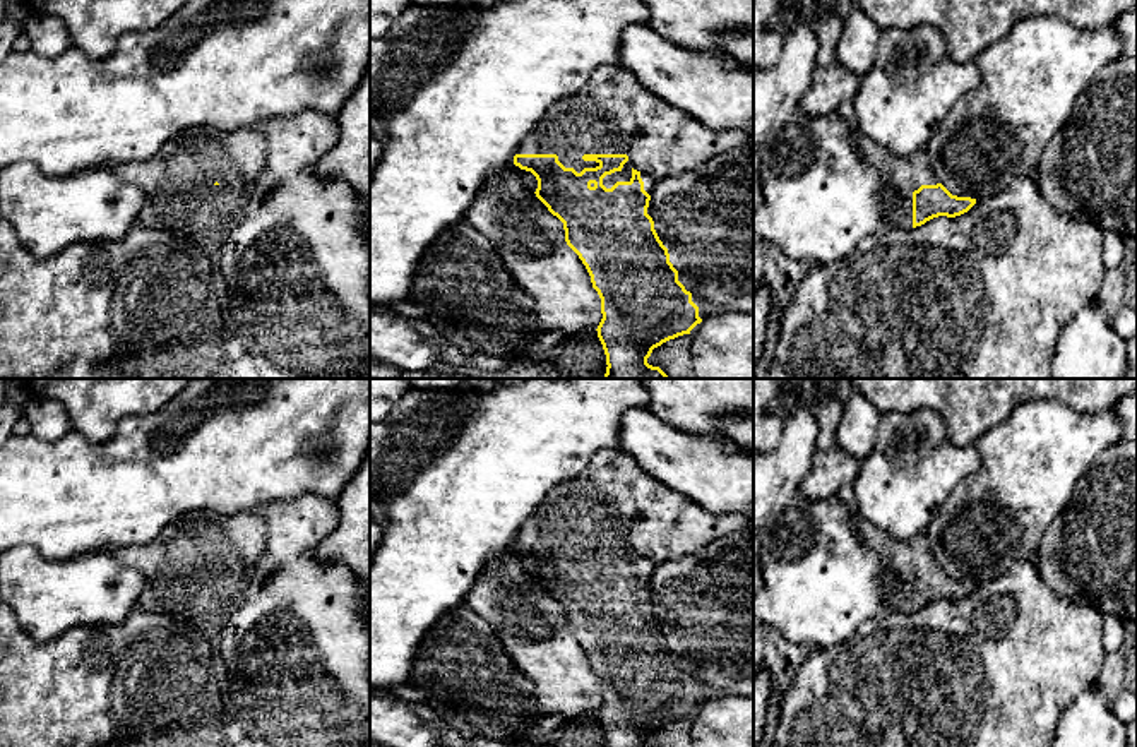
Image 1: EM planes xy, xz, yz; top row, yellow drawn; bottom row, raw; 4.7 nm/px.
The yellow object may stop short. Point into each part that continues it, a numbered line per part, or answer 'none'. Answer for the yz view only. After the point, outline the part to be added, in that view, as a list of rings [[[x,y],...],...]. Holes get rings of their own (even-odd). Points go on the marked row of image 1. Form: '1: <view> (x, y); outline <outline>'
1: yz (903, 175); outline [[[844,101],[836,111],[849,127],[861,158],[885,180],[884,209],[885,226],[913,228],[913,192],[921,185],[937,185],[926,147],[909,156],[896,156],[875,144],[856,128],[853,101]]]

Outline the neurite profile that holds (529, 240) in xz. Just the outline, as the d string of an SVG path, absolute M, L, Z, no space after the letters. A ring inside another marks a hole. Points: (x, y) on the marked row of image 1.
M514 158L488 176L462 221L483 233L495 247L515 284L536 307L541 332L560 331L565 338L598 329L601 298L579 255L567 245L563 223L536 197L538 180L531 171L514 164Z

